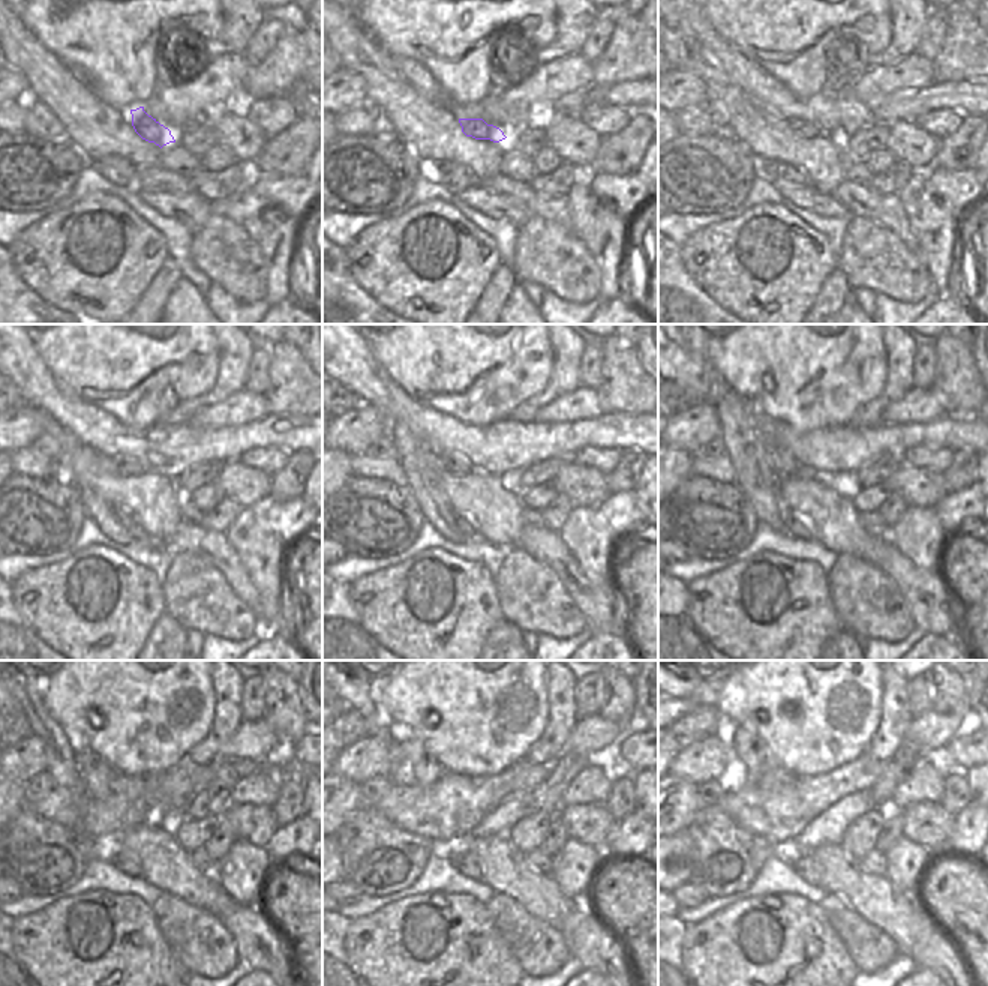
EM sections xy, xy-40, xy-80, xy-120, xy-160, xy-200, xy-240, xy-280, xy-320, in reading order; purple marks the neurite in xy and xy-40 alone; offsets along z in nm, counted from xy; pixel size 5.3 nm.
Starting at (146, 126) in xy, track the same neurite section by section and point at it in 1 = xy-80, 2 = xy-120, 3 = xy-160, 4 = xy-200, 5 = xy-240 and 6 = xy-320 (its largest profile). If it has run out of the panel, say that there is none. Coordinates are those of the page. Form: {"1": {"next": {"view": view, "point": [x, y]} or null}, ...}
{"1": {"next": {"view": "xy-80", "point": [805, 129]}}, "2": {"next": {"view": "xy-120", "point": [125, 465]}}, "3": {"next": {"view": "xy-160", "point": [456, 464]}}, "4": {"next": {"view": "xy-200", "point": [780, 458]}}, "5": {"next": {"view": "xy-240", "point": [95, 773]}}, "6": {"next": {"view": "xy-320", "point": [750, 758]}}}

